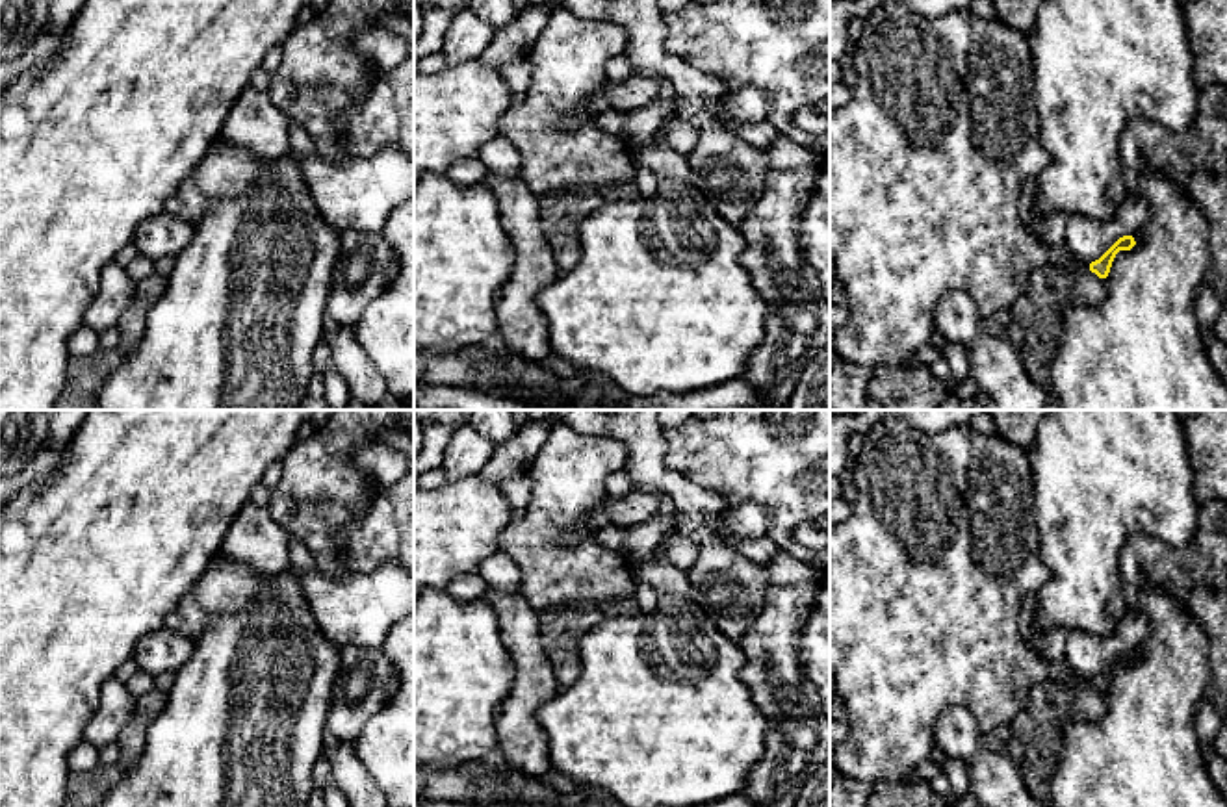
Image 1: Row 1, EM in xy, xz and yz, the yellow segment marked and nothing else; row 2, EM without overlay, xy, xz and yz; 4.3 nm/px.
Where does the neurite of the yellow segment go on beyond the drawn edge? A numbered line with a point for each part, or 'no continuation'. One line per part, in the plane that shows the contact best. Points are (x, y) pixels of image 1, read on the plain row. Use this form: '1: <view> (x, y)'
no continuation

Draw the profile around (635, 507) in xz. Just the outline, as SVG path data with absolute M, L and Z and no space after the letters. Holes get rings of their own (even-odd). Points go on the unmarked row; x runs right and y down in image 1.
M631 490L624 497L607 497L579 525L572 527L562 542L572 545L596 534L605 525L633 527L657 514L659 499L652 492Z

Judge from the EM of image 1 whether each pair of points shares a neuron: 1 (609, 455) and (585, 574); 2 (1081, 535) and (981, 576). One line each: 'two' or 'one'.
1: one
2: two

